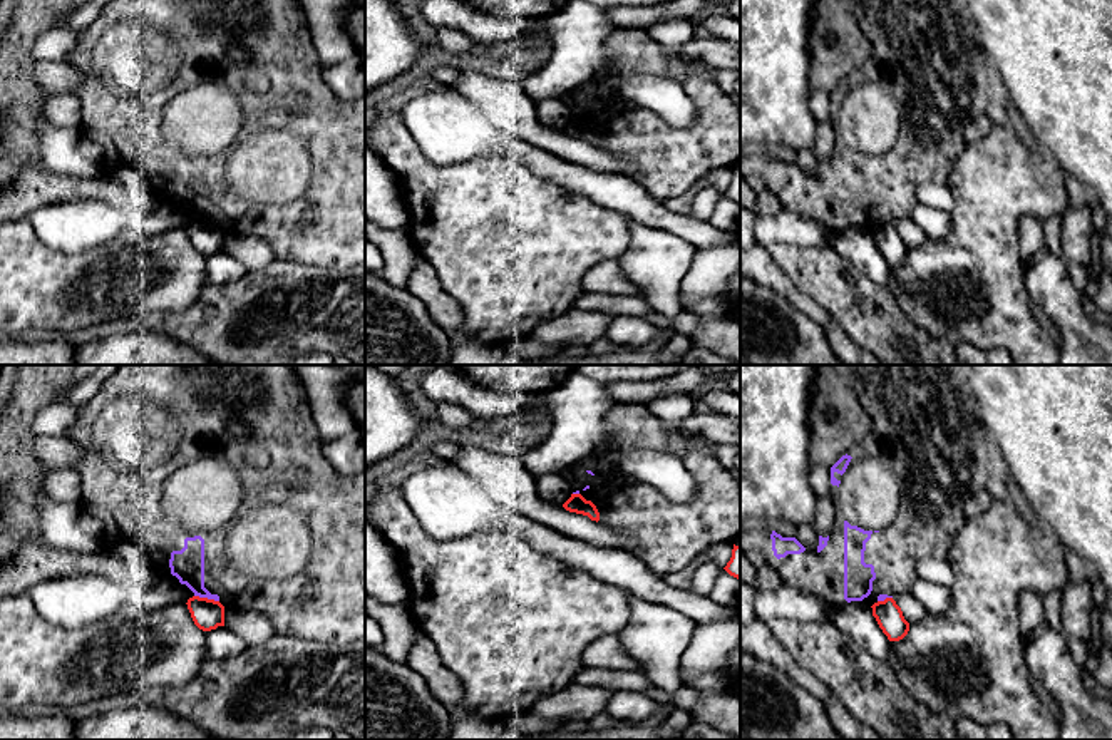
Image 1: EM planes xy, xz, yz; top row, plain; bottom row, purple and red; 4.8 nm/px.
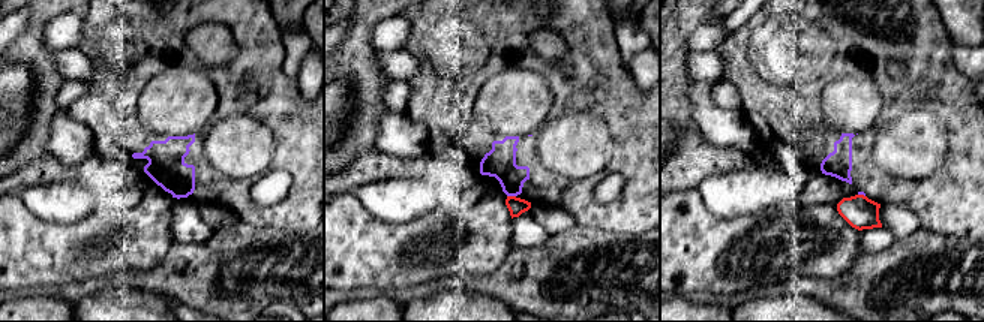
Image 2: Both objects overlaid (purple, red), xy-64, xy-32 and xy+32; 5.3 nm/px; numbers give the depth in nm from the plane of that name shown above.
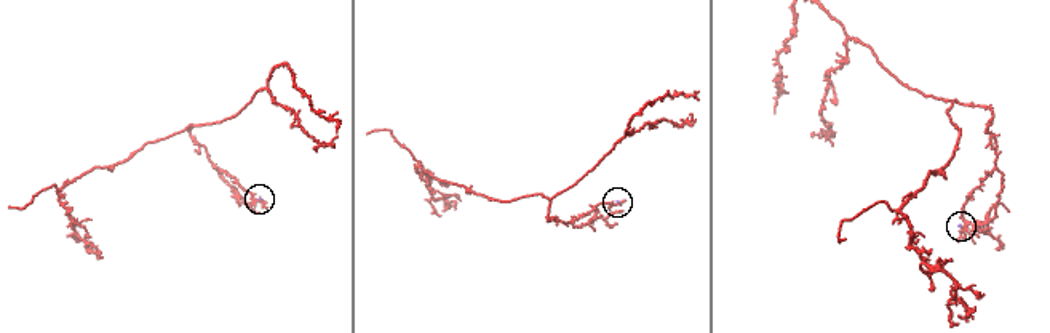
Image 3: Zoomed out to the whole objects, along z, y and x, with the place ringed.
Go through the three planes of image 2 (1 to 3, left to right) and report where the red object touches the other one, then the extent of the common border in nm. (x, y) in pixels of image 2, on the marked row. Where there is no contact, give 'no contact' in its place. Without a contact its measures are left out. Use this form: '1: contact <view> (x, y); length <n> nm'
1: no contact
2: contact xy-32 (512, 195); length 50 nm
3: contact xy+32 (861, 193); length 40 nm

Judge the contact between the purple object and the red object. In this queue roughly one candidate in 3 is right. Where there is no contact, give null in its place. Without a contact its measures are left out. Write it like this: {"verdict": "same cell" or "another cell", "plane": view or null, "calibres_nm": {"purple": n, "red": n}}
{"verdict": "another cell", "plane": "xy", "calibres_nm": {"purple": 160, "red": 150}}

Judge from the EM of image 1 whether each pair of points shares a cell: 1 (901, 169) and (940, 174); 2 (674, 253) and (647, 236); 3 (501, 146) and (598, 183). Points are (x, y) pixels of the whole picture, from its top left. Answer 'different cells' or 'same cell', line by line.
1: same cell
2: same cell
3: same cell

